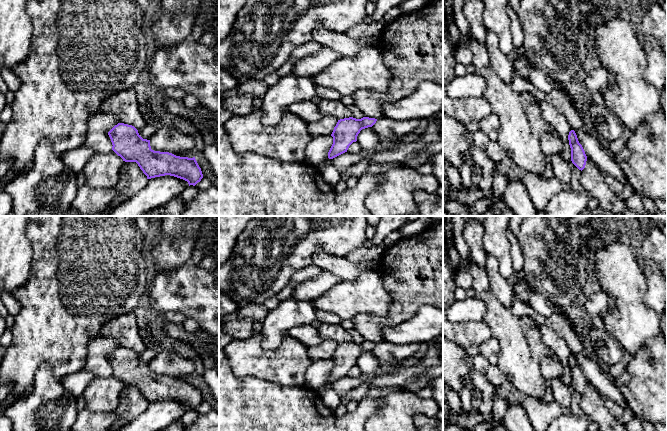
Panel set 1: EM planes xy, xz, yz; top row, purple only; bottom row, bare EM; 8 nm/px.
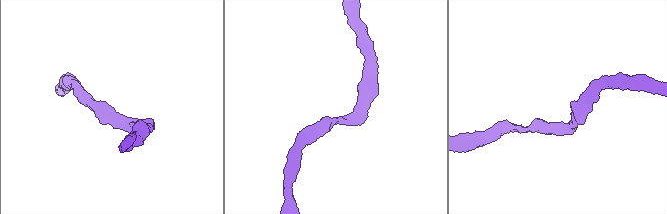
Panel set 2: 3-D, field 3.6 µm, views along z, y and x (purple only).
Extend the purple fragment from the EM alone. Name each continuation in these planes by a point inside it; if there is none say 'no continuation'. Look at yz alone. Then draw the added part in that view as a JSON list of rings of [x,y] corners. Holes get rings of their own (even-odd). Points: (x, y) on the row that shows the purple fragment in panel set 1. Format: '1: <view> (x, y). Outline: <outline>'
no continuation

